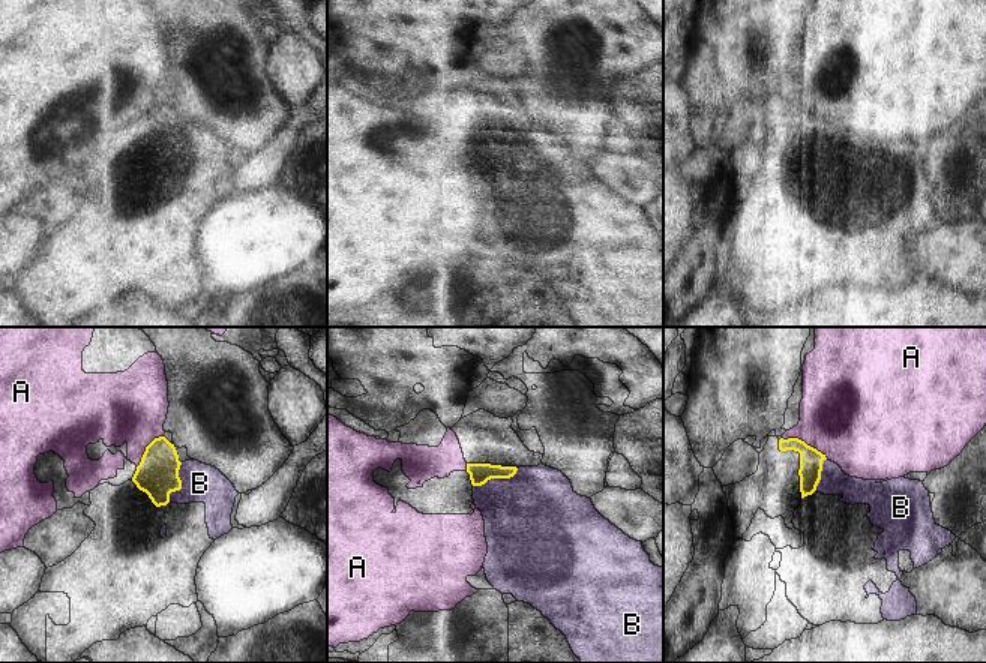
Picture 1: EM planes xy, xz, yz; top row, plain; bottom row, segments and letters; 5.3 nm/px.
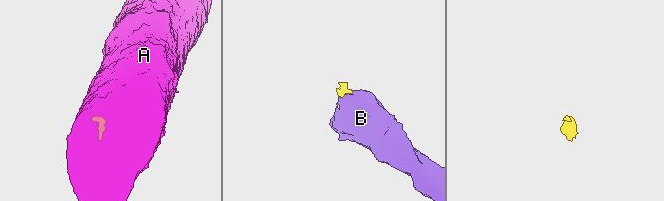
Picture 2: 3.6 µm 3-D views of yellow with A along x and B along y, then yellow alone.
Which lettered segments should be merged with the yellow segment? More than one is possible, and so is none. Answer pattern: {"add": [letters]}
{"add": ["B"]}

